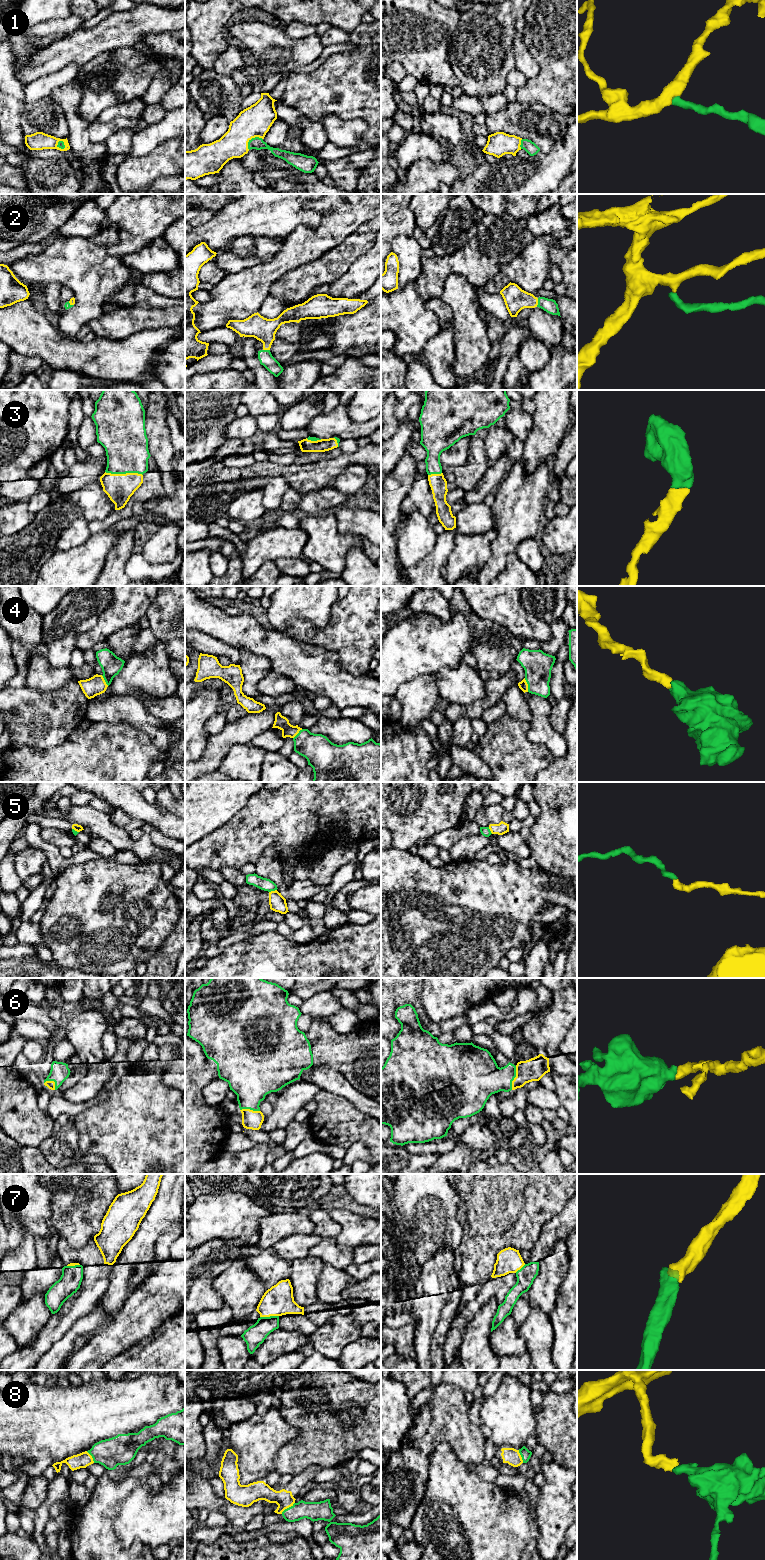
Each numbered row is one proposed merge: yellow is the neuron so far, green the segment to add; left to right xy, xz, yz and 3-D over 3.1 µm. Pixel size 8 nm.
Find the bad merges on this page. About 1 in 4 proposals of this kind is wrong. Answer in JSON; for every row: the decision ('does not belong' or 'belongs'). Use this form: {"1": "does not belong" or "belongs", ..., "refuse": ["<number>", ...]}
{"1": "belongs", "2": "belongs", "3": "belongs", "4": "belongs", "5": "does not belong", "6": "belongs", "7": "does not belong", "8": "belongs", "refuse": ["5", "7"]}

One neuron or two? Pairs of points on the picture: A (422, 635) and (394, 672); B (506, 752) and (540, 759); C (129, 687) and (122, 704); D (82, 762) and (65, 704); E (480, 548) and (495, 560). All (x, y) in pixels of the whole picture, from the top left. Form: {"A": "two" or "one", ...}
{"A": "one", "B": "one", "C": "two", "D": "two", "E": "two"}

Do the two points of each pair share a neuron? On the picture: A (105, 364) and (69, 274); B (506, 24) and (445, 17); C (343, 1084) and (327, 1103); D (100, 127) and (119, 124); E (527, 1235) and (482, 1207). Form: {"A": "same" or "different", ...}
{"A": "different", "B": "different", "C": "different", "D": "same", "E": "same"}

